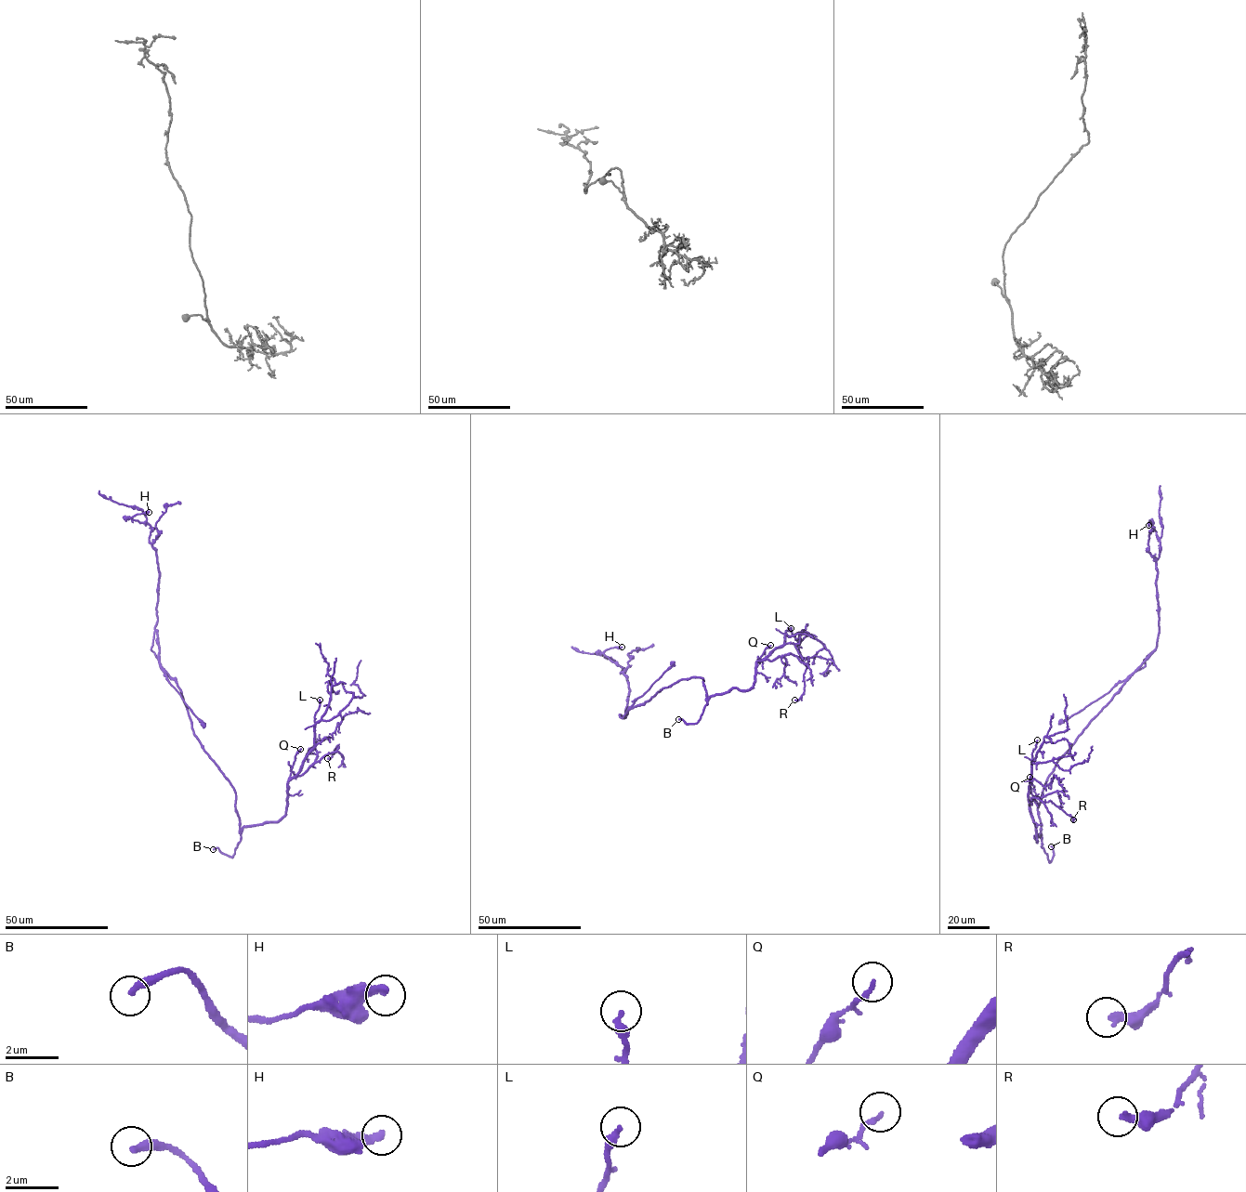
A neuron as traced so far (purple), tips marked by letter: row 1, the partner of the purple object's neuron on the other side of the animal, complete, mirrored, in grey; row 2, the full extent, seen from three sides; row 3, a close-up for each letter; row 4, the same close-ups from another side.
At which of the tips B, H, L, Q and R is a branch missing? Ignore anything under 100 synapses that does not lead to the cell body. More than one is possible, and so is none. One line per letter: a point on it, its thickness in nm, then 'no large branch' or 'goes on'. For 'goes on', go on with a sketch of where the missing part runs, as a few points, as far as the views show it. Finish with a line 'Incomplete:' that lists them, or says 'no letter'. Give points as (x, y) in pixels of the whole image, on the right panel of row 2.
B: place (1051, 846); calibre 300 nm; goes on; course (1051, 846), (1049, 849), (1042, 832), (1021, 838)
H: place (1148, 525); calibre 300 nm; no large branch
L: place (1037, 740); calibre 280 nm; no large branch
Q: place (1029, 777); calibre 160 nm; no large branch
R: place (1073, 819); calibre 280 nm; no large branch
Incomplete: B

